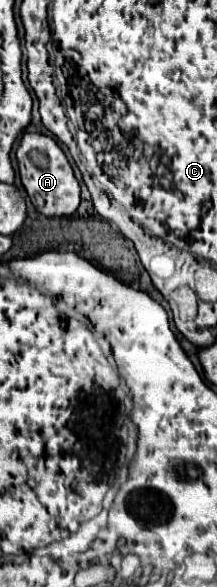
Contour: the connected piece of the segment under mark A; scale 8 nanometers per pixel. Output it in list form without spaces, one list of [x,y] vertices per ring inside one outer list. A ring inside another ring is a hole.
[[[25,132],[17,148],[17,162],[19,162],[21,184],[25,186],[37,212],[45,216],[69,216],[79,208],[81,186],[77,178],[73,176],[73,168],[65,152],[59,148],[59,144],[53,138],[43,136],[43,134]]]

